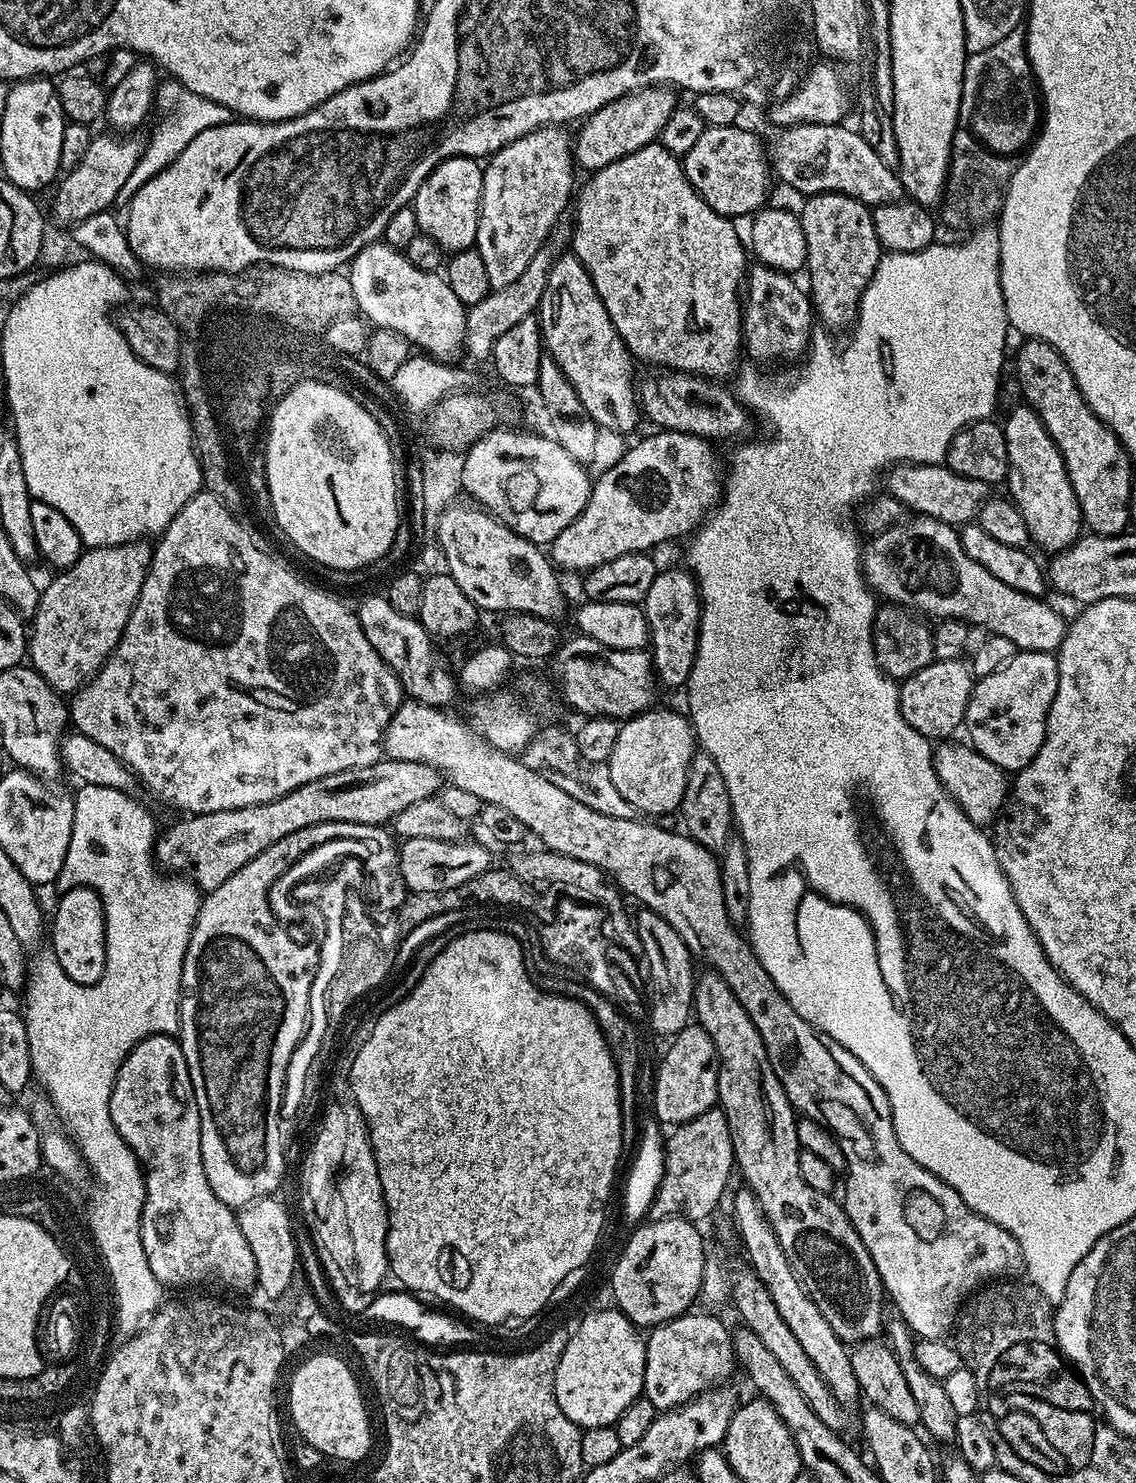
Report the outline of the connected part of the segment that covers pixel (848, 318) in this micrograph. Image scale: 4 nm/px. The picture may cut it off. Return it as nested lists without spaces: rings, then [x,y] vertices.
[[[819,192],[803,202],[804,209],[799,209],[798,215],[802,234],[806,234],[806,288],[815,315],[825,329],[851,329],[860,312],[862,294],[882,255],[878,234],[874,234],[872,208],[841,192]]]

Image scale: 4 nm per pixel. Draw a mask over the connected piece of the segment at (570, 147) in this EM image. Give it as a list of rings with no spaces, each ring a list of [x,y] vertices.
[[[549,126],[528,132],[493,152],[483,165],[484,185],[474,247],[486,262],[492,289],[509,286],[522,274],[562,220],[563,212],[567,208],[569,211],[574,196],[574,140],[564,131],[563,127]]]

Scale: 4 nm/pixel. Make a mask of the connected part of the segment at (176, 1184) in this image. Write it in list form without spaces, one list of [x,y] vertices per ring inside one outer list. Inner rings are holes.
[[[147,1036],[139,1040],[130,1051],[128,1057],[122,1062],[122,1066],[116,1075],[116,1081],[110,1094],[110,1118],[118,1130],[118,1134],[130,1146],[135,1154],[137,1162],[144,1174],[144,1205],[142,1206],[142,1218],[140,1219],[140,1237],[142,1238],[142,1250],[146,1250],[146,1262],[150,1262],[150,1270],[154,1278],[158,1278],[161,1286],[168,1284],[172,1288],[192,1288],[195,1284],[213,1284],[216,1288],[229,1288],[232,1292],[244,1292],[256,1288],[256,1263],[254,1254],[250,1254],[250,1246],[246,1238],[242,1238],[240,1221],[237,1213],[229,1208],[210,1190],[210,1182],[206,1178],[206,1170],[202,1162],[202,1134],[200,1133],[200,1115],[198,1114],[198,1102],[194,1098],[194,1086],[190,1082],[190,1070],[186,1066],[186,1058],[180,1049],[179,1039],[171,1036]]]

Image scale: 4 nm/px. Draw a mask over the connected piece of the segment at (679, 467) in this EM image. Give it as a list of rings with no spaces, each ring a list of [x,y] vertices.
[[[656,430],[653,436],[637,442],[620,456],[617,464],[612,464],[599,477],[595,477],[592,493],[582,510],[582,514],[550,545],[550,559],[557,569],[569,568],[572,572],[587,574],[593,568],[602,566],[627,552],[648,552],[655,544],[667,540],[687,537],[708,519],[710,513],[722,499],[722,468],[720,456],[713,445],[701,436],[689,433]]]

